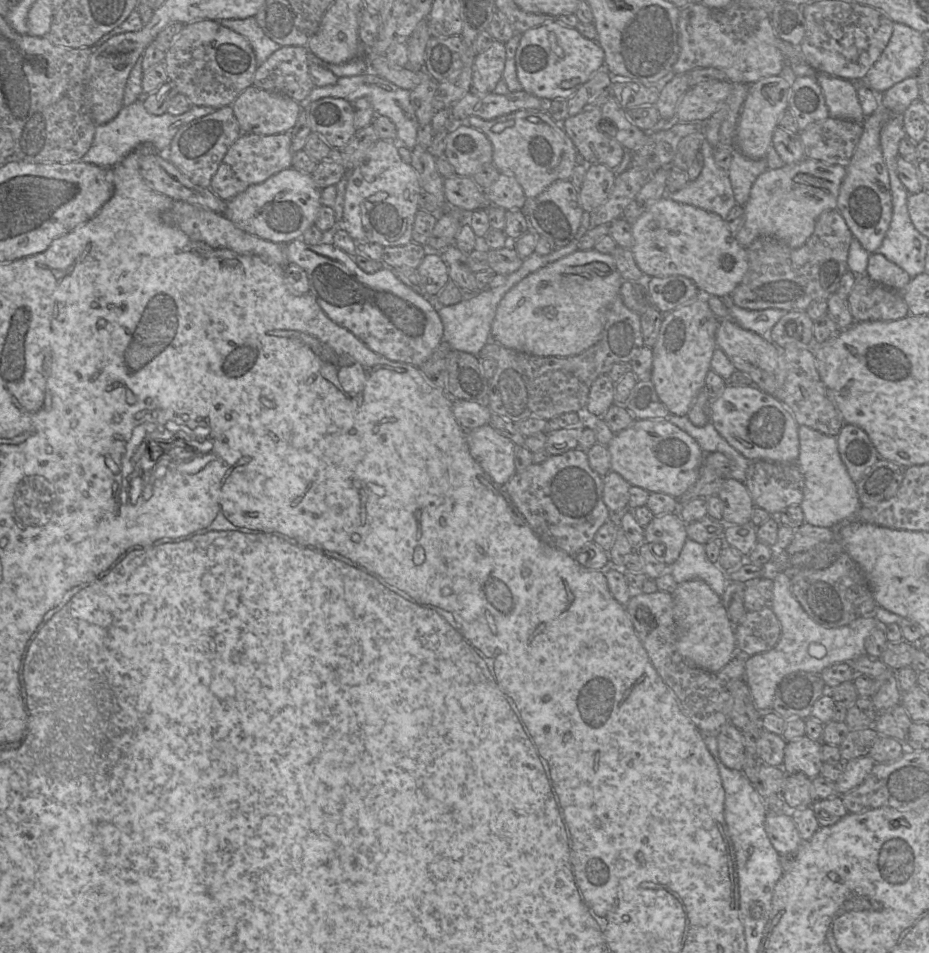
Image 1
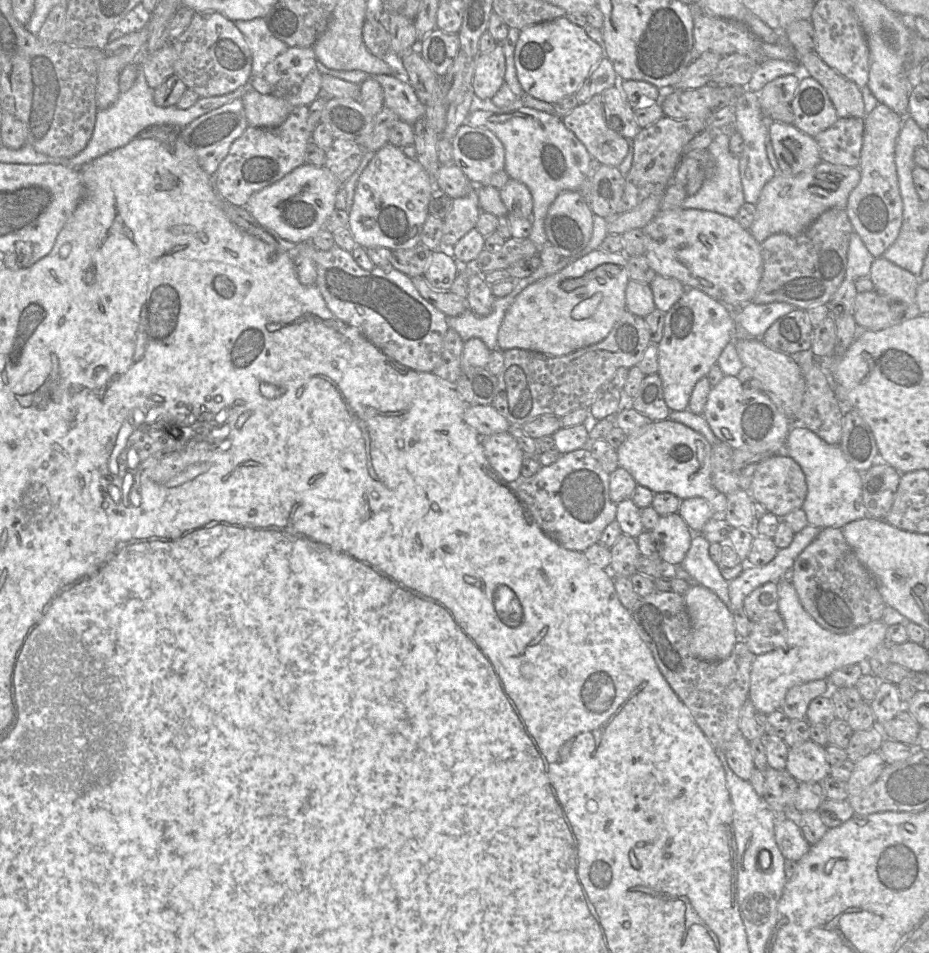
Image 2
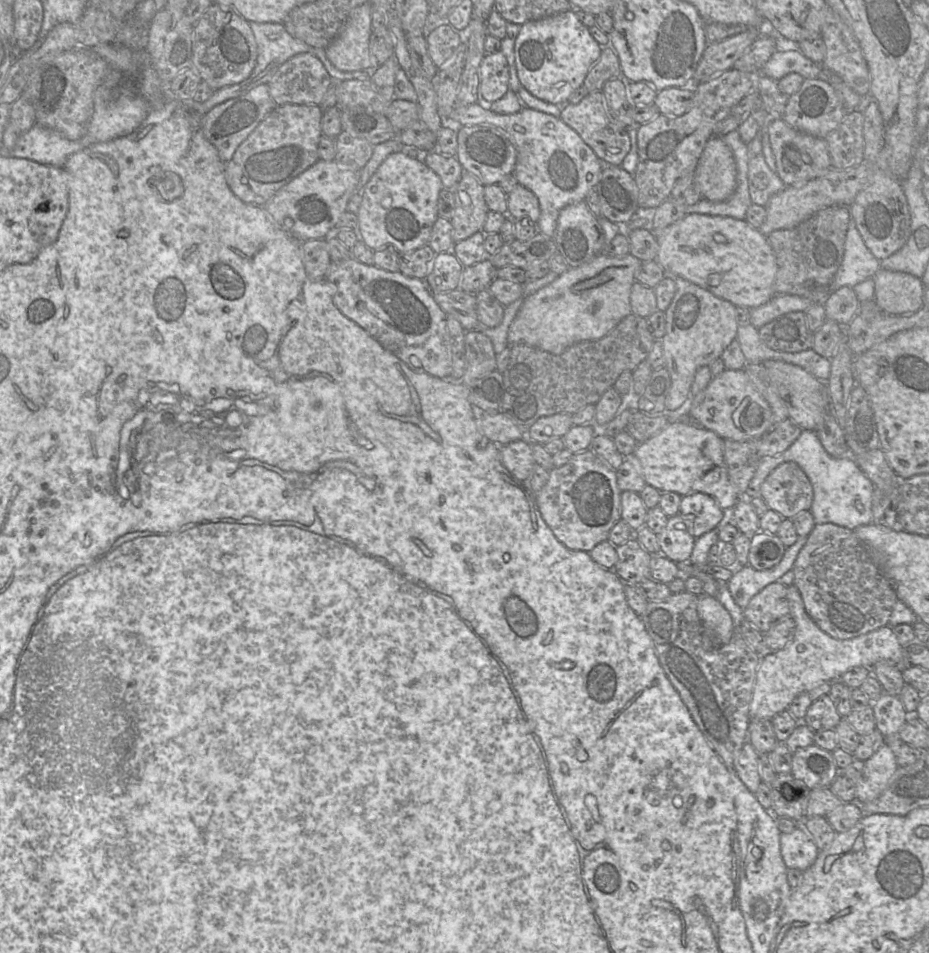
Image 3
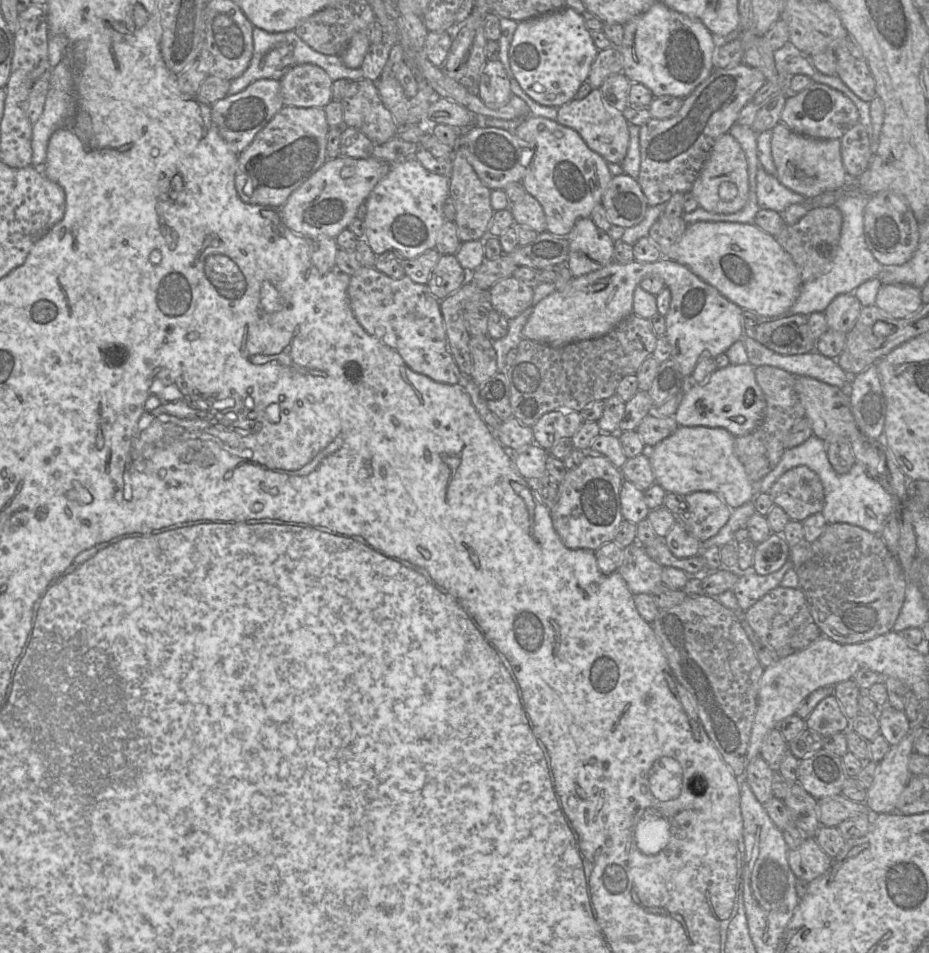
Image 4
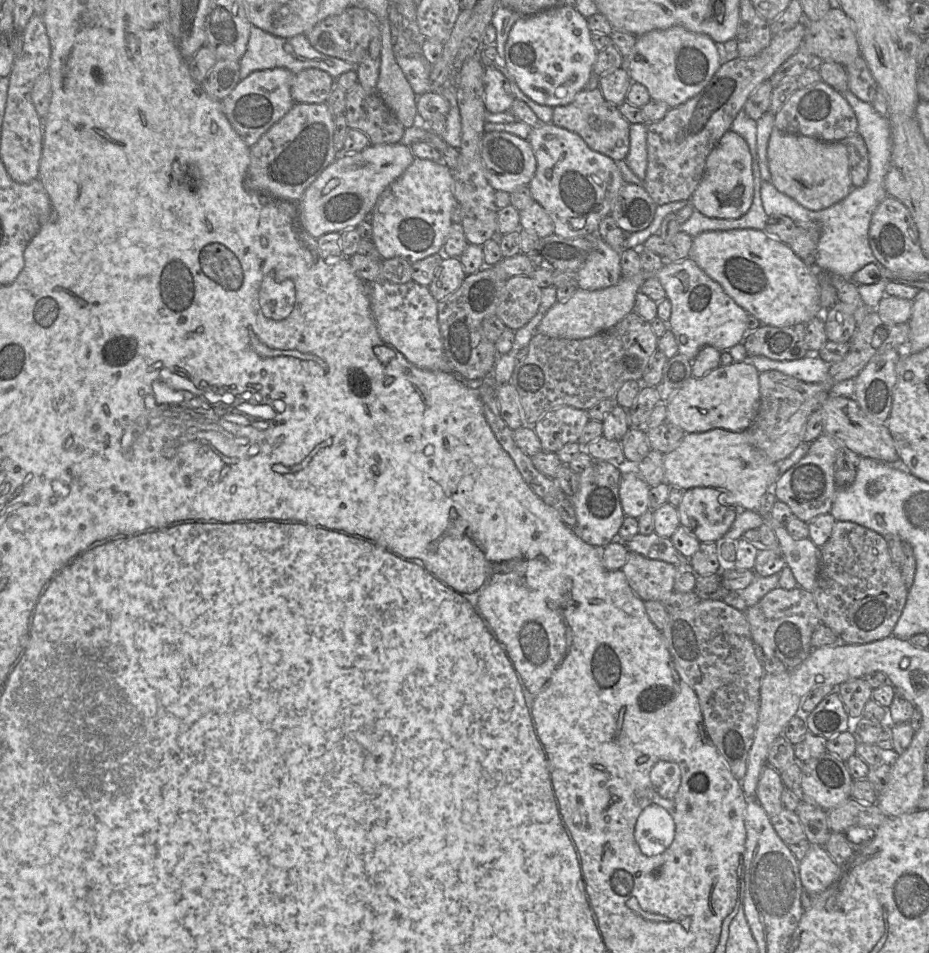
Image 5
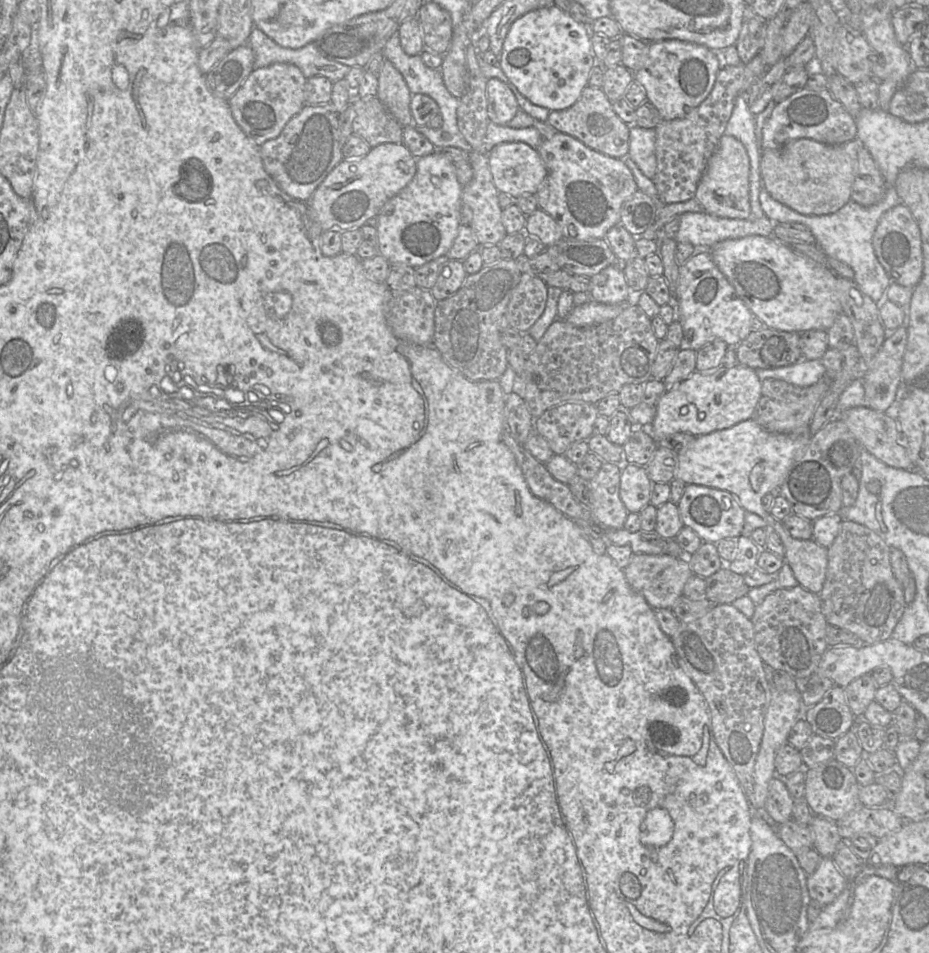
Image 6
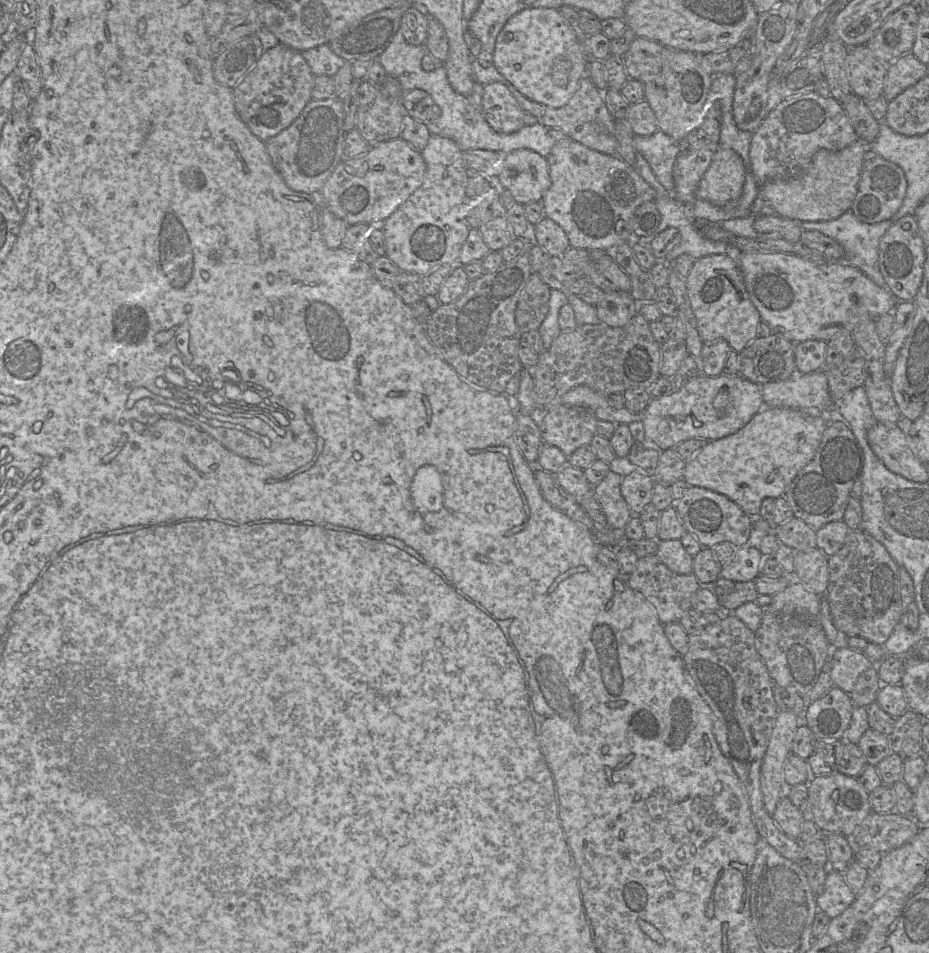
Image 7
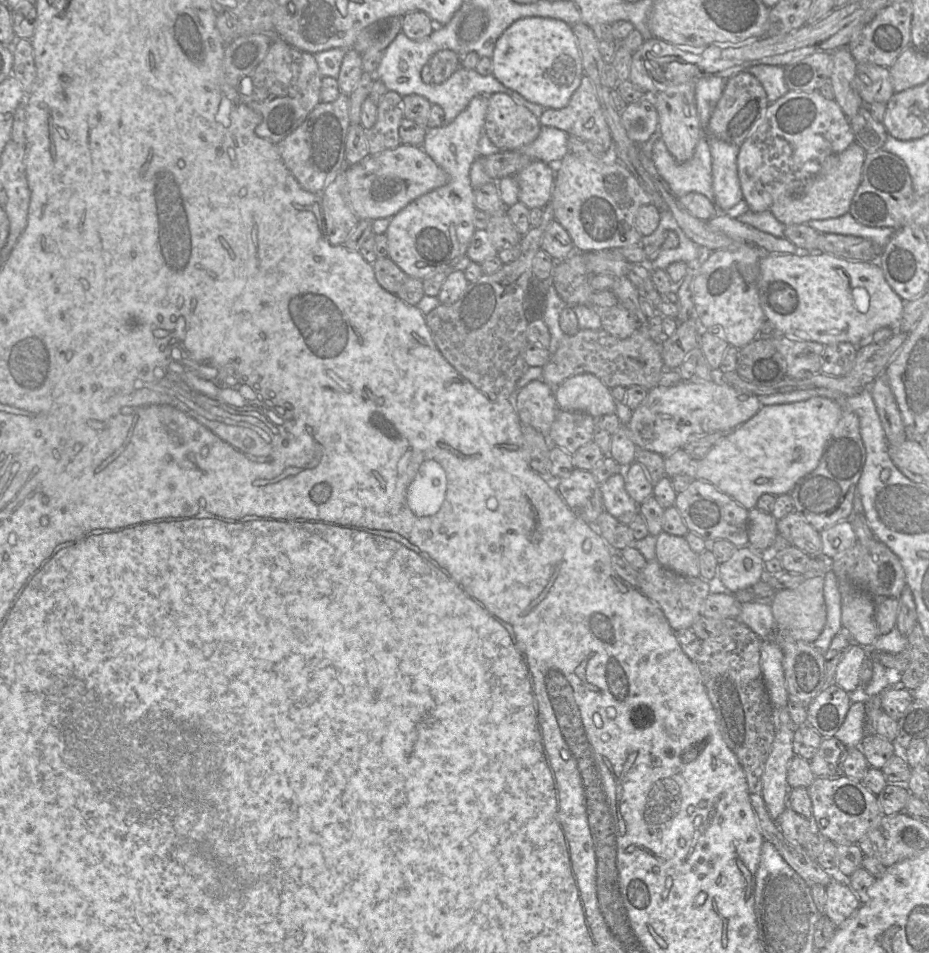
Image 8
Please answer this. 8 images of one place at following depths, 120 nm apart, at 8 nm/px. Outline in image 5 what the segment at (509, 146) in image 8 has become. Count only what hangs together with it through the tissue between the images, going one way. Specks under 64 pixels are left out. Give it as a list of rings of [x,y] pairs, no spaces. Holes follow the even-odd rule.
[[[493,66],[484,67],[484,104],[490,113],[508,111],[516,98],[509,81]]]

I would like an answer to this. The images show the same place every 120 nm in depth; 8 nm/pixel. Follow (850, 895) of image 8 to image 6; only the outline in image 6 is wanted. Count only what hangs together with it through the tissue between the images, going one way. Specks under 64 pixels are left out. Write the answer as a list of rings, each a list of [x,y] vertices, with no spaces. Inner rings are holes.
[[[822,857],[817,869],[807,877],[811,899],[822,906],[833,903],[847,886],[848,880],[839,871],[832,857]]]

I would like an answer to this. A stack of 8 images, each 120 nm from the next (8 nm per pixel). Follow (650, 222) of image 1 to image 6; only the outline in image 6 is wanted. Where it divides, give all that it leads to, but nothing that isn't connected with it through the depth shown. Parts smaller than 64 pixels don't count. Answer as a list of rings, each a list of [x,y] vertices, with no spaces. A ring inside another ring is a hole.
[[[752,235],[724,240],[711,247],[710,253],[718,269],[734,287],[753,316],[761,319],[768,328],[797,333],[809,330],[827,331],[842,313],[836,291],[836,274],[829,267],[794,253],[772,236]]]

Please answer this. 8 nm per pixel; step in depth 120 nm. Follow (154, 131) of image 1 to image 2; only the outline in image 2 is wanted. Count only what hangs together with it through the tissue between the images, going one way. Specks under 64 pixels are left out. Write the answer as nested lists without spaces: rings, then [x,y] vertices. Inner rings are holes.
[[[142,65],[138,66],[137,77],[133,86],[125,93],[119,94],[116,102],[107,109],[98,110],[93,134],[87,146],[76,156],[80,156],[73,161],[72,168],[81,168],[94,159],[103,156],[113,150],[127,145],[141,132],[154,126],[172,126],[177,129],[186,127],[196,118],[215,110],[224,104],[230,103],[237,98],[241,98],[251,89],[250,80],[238,89],[220,96],[199,98],[198,101],[188,109],[179,109],[176,105],[159,107],[154,103],[154,90],[147,84]]]

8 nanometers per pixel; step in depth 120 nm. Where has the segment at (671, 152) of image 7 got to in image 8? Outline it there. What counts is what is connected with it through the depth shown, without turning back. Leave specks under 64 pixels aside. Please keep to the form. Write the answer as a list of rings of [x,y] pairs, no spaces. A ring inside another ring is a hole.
[[[706,136],[699,139],[693,156],[684,163],[674,159],[662,138],[655,141],[651,159],[660,177],[676,197],[697,192],[715,202],[712,156]]]

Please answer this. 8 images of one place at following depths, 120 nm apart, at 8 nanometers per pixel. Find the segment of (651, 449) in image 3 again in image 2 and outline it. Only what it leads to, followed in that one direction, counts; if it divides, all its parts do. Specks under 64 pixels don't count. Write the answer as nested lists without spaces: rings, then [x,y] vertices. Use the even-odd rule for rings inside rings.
[[[670,420],[653,421],[640,430],[628,435],[616,449],[619,466],[627,470],[638,485],[645,486],[654,494],[669,492],[681,500],[702,497],[711,505],[715,515],[722,516],[727,507],[727,496],[718,491],[711,481],[712,445],[699,432]]]

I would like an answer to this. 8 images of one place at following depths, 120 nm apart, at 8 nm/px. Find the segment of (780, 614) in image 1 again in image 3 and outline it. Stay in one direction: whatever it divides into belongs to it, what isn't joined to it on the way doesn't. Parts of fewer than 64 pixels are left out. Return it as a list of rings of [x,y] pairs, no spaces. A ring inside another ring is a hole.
[[[794,584],[787,587],[787,599],[789,615],[795,622],[794,638],[784,648],[761,655],[750,703],[750,720],[771,720],[776,714],[787,710],[801,693],[822,683],[836,681],[854,667],[872,668],[879,661],[892,662],[900,669],[911,666],[907,664],[904,648],[890,626],[852,639],[835,639],[822,631],[806,613],[801,594]]]

